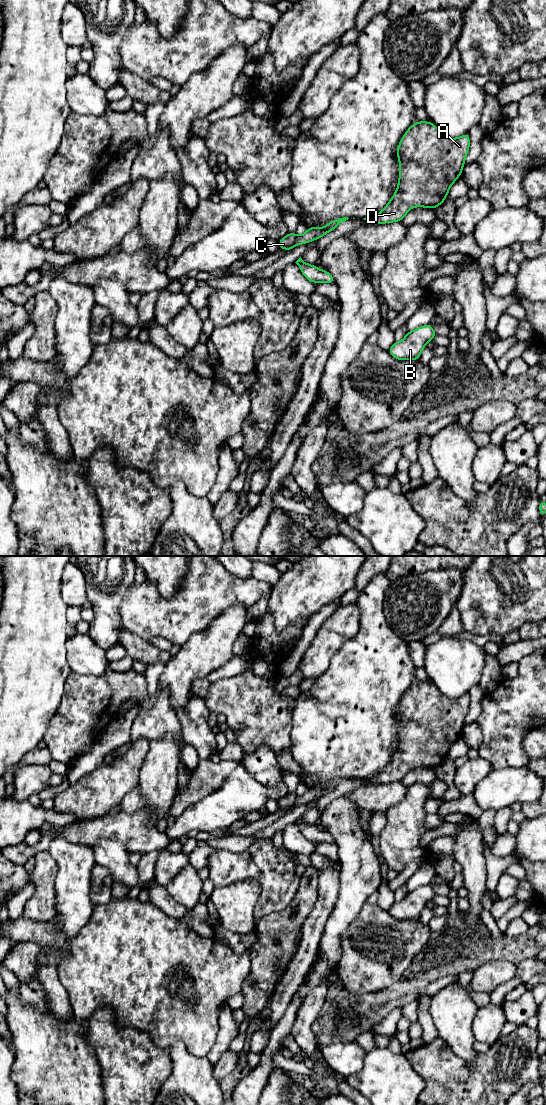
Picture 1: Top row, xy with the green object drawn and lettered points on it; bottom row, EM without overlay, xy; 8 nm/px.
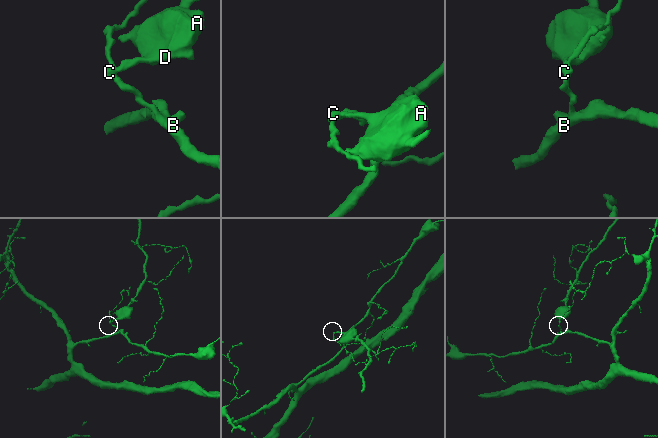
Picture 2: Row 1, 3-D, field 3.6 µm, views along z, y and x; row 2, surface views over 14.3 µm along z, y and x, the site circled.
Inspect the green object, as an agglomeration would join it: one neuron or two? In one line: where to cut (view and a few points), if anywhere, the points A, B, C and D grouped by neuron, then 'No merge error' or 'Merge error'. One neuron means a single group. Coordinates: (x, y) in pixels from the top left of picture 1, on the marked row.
Split along xy (297, 236), (295, 241). Groups: A D / B C. Merge error

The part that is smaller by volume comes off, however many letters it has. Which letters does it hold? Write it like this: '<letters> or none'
A, D

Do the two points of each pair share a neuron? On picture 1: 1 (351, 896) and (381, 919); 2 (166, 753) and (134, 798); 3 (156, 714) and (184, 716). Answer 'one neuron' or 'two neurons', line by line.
1: two neurons
2: two neurons
3: two neurons

